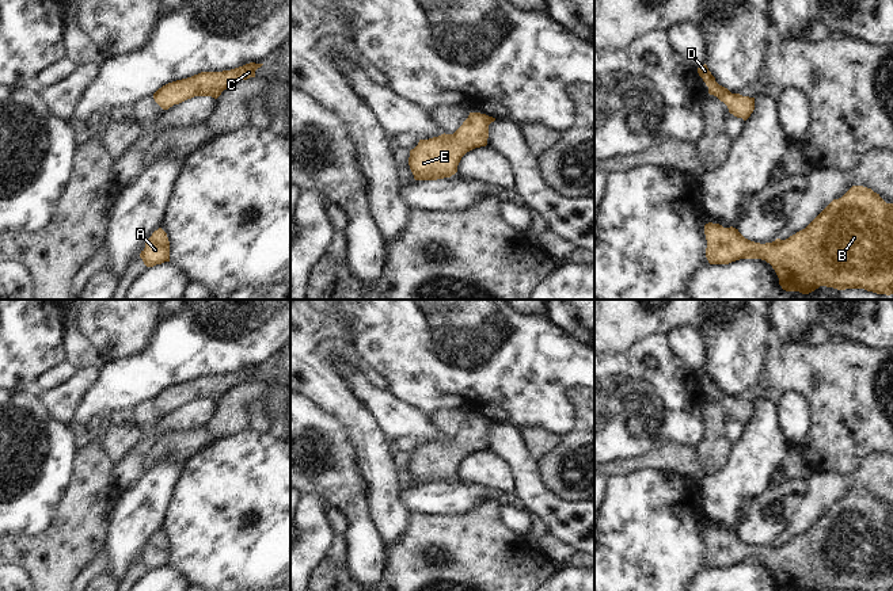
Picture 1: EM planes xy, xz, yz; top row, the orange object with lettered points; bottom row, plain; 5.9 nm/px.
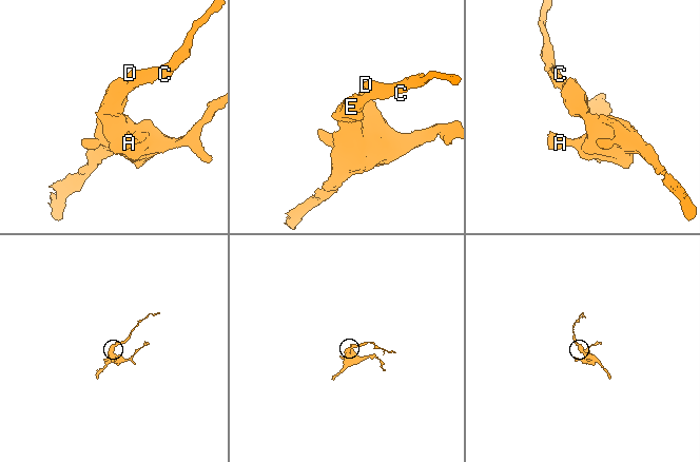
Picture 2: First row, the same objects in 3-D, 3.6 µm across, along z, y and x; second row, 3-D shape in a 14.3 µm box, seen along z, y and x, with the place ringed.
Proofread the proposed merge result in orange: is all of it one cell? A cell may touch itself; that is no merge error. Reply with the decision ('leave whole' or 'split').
leave whole

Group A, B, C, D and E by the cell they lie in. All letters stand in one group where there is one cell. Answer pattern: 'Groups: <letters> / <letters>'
Groups: A B C D E.

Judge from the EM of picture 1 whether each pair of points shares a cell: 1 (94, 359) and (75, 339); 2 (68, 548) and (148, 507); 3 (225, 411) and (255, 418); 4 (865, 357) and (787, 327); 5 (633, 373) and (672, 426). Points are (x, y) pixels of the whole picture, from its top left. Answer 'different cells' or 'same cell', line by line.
1: same cell
2: different cells
3: different cells
4: different cells
5: same cell

